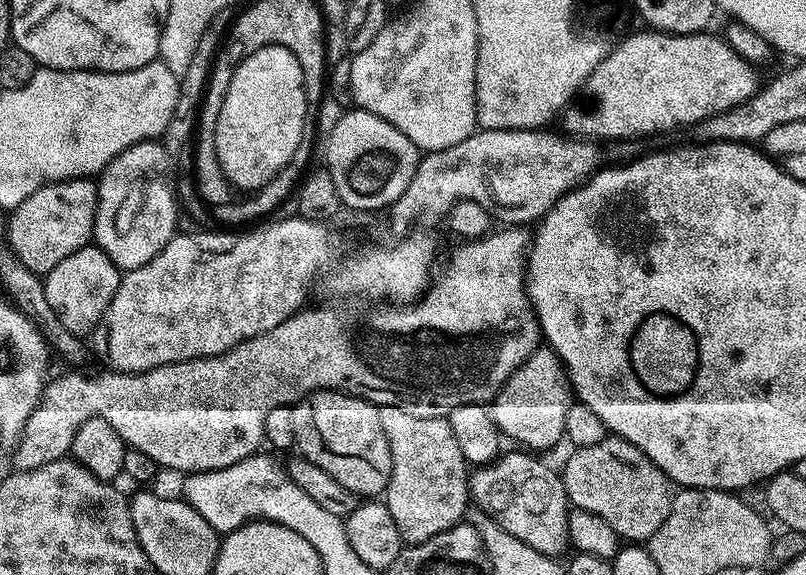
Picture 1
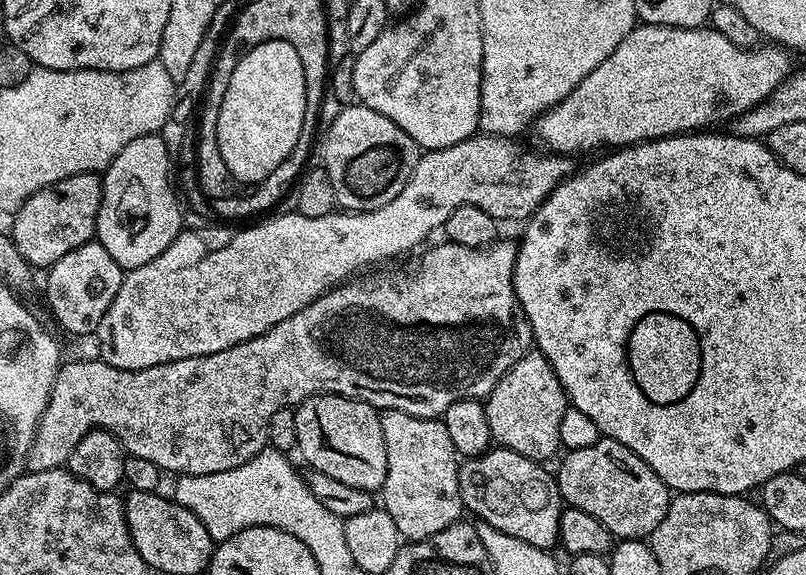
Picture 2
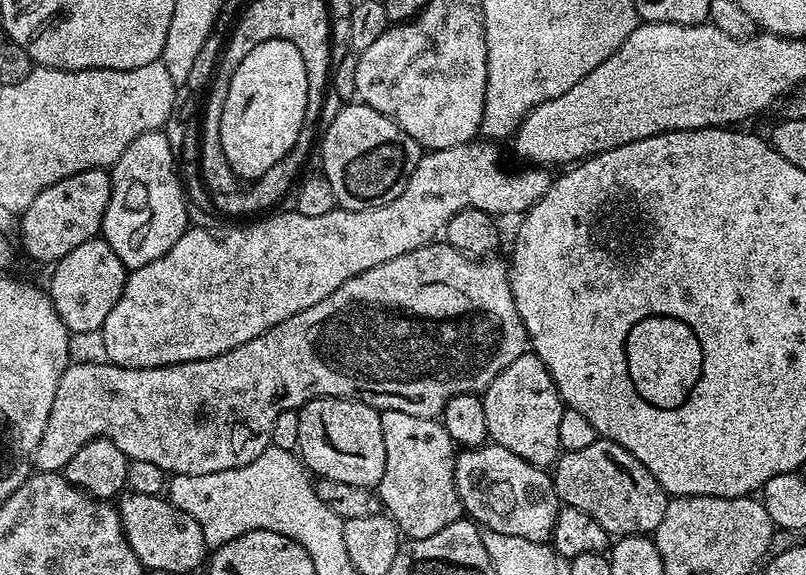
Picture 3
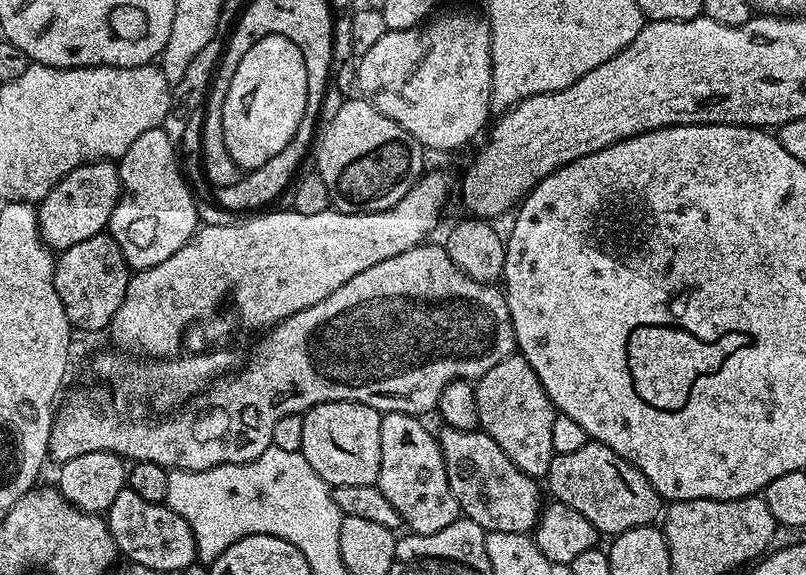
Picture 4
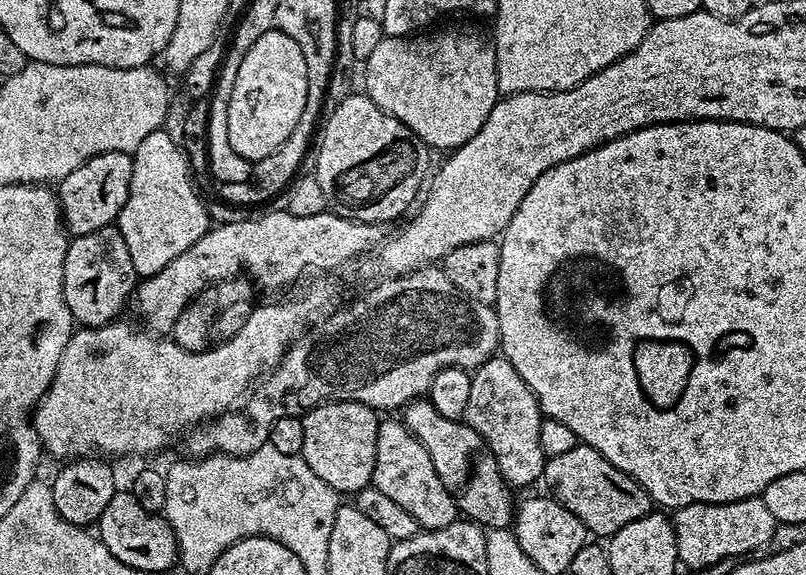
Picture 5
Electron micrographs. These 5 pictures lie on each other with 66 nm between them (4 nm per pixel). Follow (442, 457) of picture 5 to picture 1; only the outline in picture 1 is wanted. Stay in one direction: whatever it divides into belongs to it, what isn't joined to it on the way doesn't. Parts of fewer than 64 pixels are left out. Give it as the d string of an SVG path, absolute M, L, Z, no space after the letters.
M505 451L503 455L495 459L491 464L485 467L477 467L471 473L471 503L479 506L490 518L494 518L494 522L498 522L498 526L502 526L502 530L506 530L506 534L514 534L514 538L518 538L518 542L526 542L526 546L534 546L534 550L538 550L547 556L553 558L563 557L563 552L569 551L570 548L568 542L568 513L570 505L561 473L557 469L555 472L554 469L547 468L542 461L535 460L532 457L535 455L529 454L527 451L516 451L520 452L507 453Z

